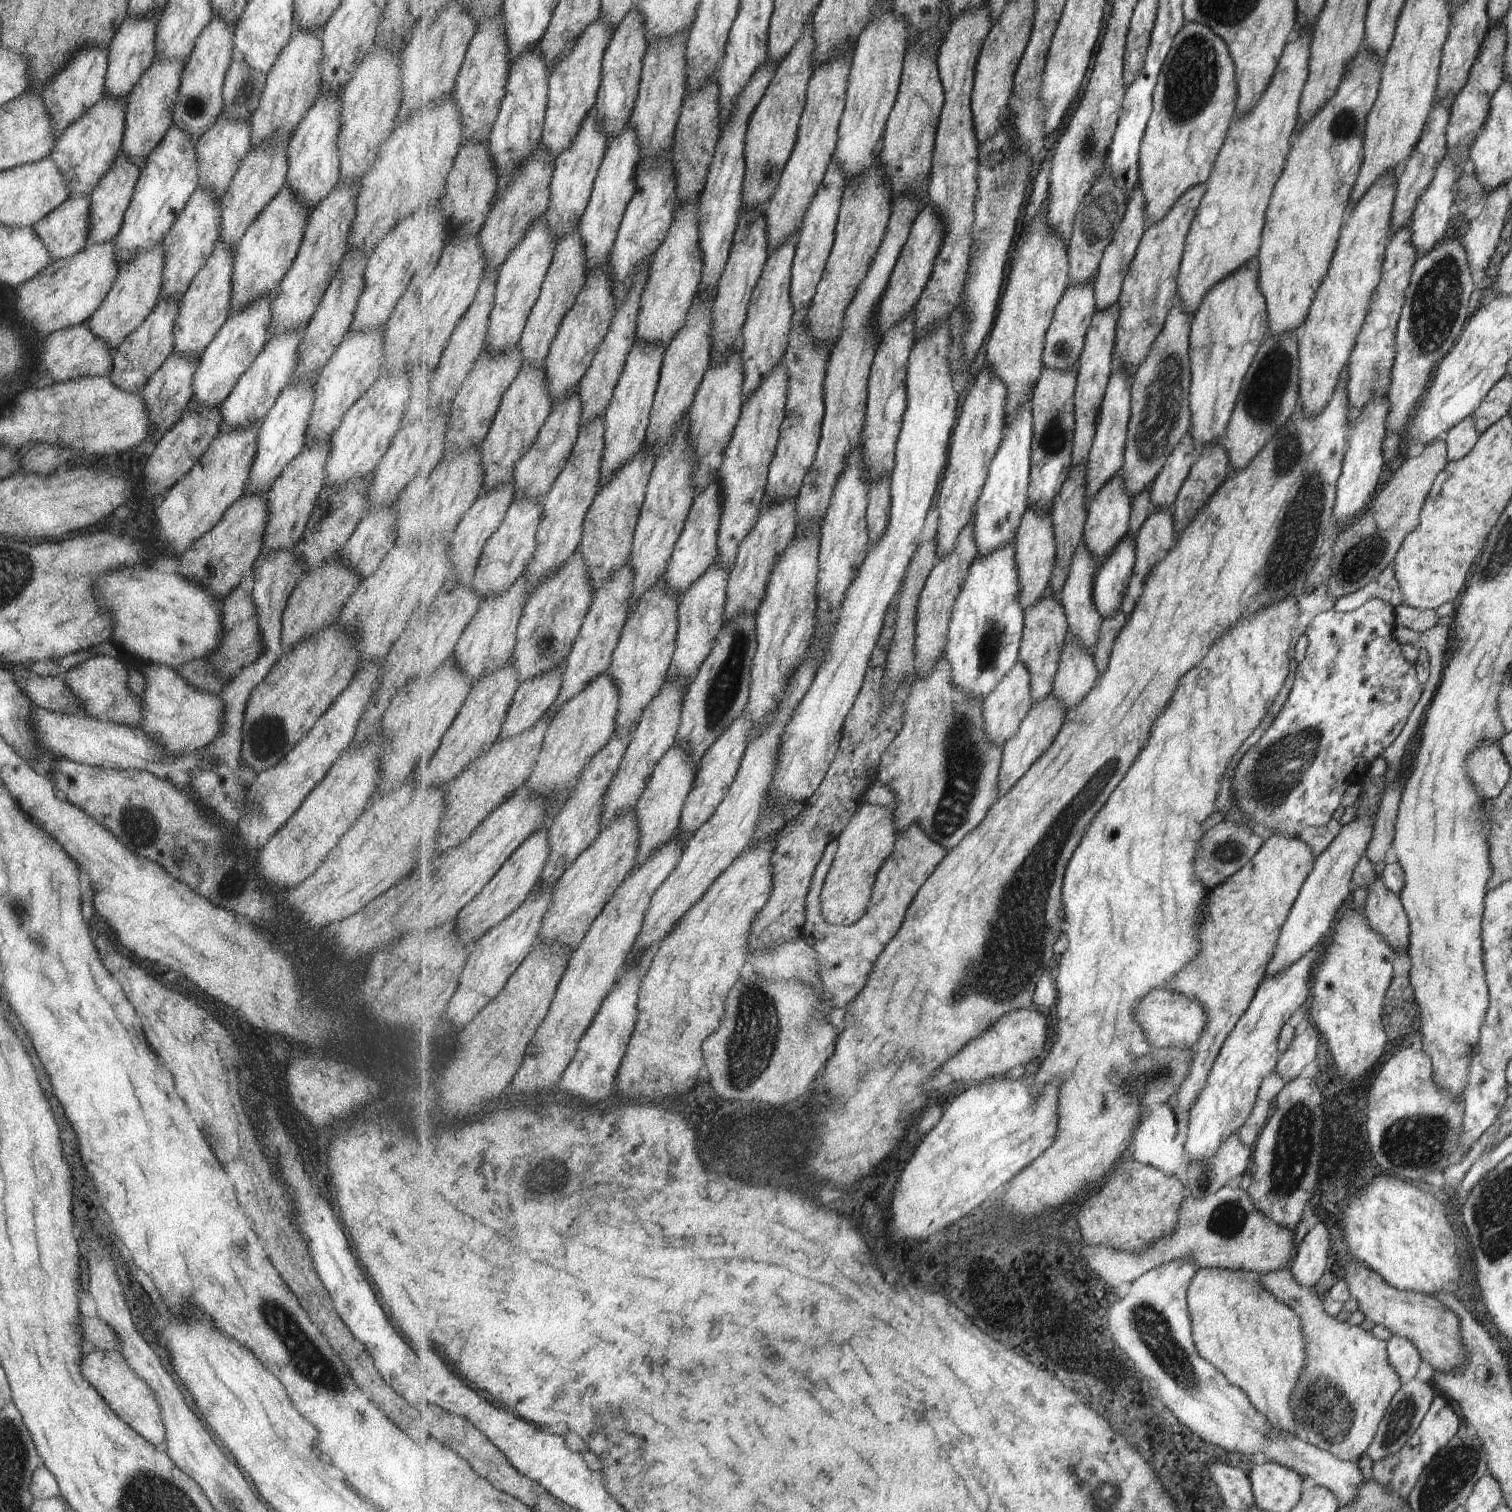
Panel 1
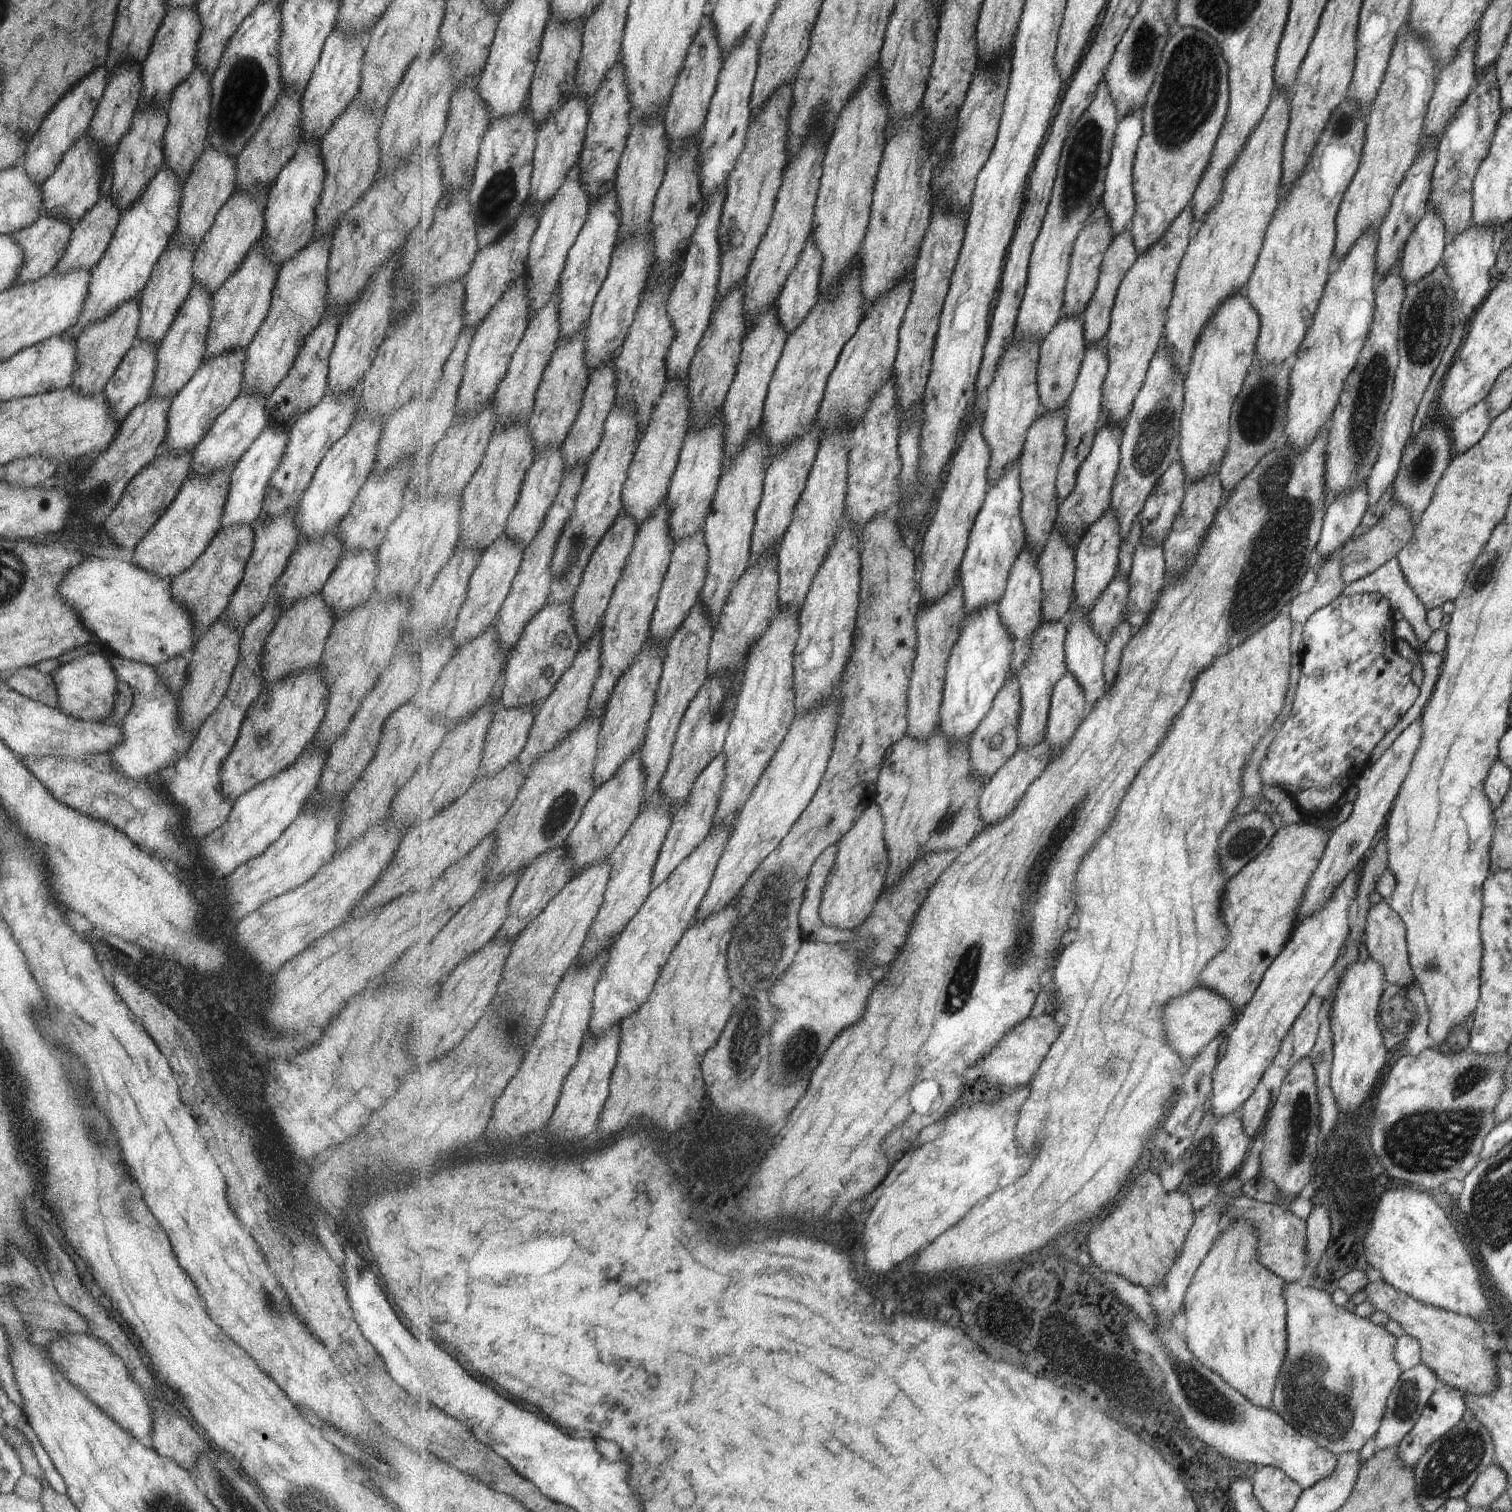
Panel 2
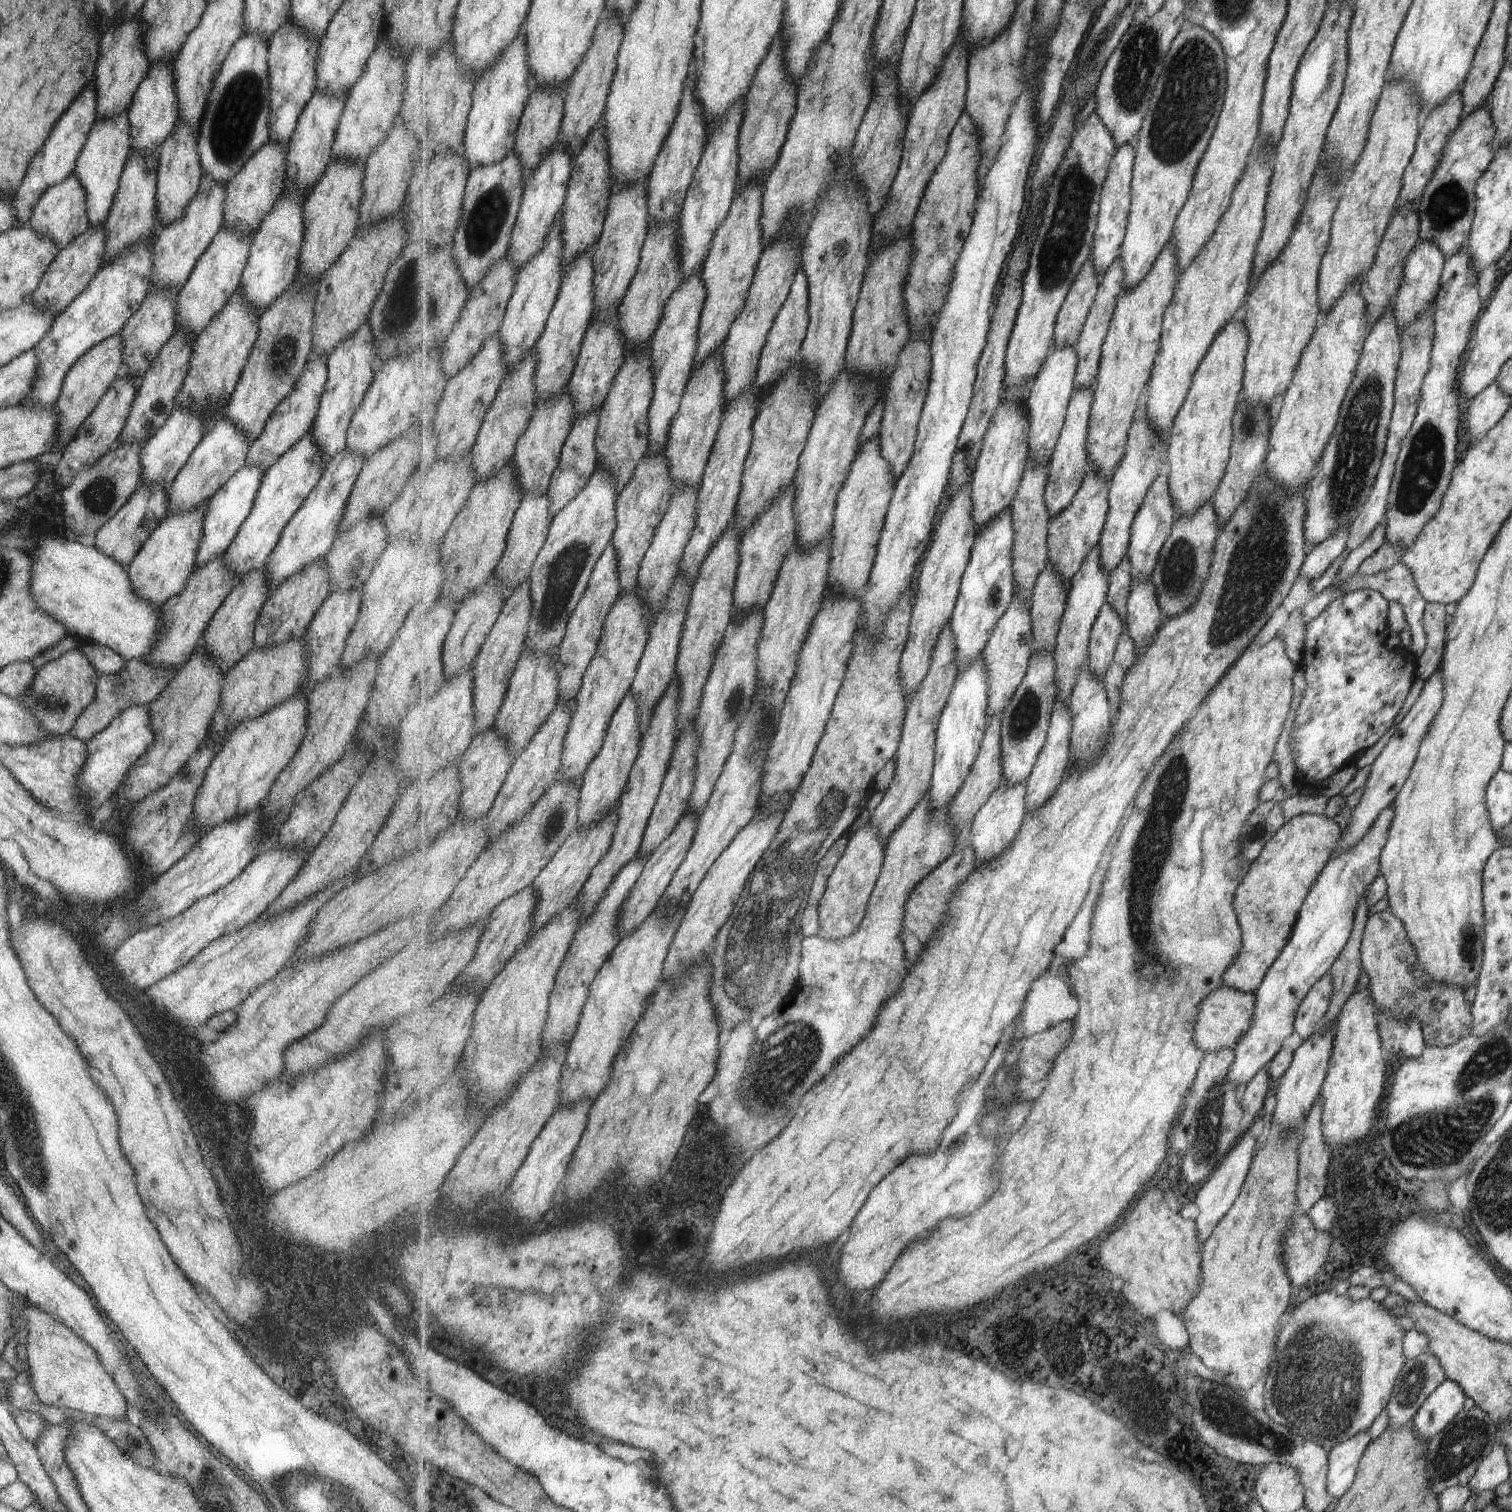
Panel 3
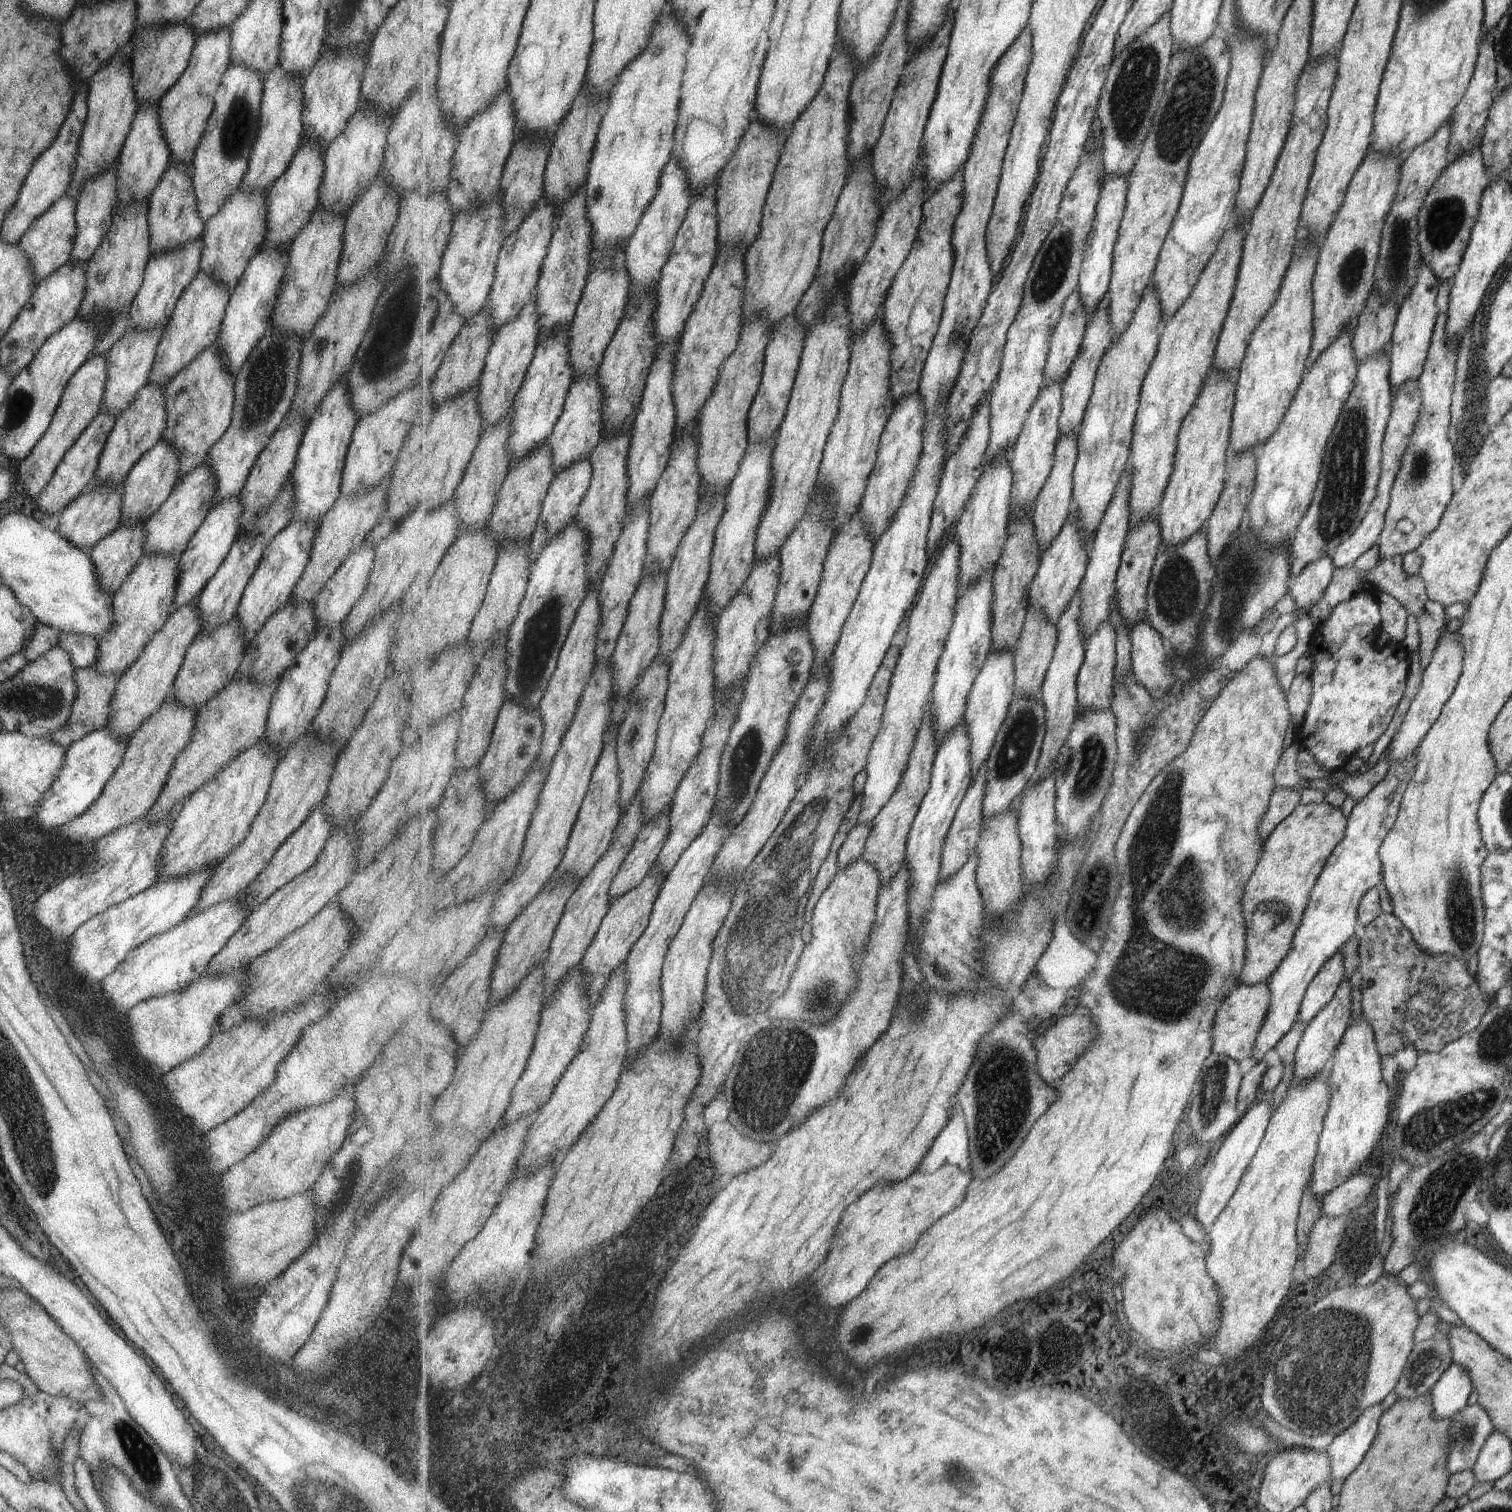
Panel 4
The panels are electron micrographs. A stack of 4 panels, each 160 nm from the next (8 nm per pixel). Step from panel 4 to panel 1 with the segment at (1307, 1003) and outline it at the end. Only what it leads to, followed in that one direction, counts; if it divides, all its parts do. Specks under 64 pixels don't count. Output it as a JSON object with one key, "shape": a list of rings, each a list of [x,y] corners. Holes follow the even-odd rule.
{"shape":[[[1307,1016],[1295,1026],[1287,1050],[1278,1055],[1276,1060],[1275,1072],[1280,1074],[1284,1083],[1297,1077],[1301,1068],[1316,1058],[1319,1045],[1318,1033]]]}

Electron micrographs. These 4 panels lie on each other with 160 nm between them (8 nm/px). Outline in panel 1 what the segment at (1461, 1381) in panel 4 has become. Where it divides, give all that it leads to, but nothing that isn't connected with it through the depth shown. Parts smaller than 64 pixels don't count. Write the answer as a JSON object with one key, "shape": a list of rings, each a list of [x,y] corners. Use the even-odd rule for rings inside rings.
{"shape":[[[1441,1396],[1433,1397],[1427,1412],[1419,1421],[1417,1428],[1399,1447],[1399,1450],[1395,1454],[1372,1462],[1371,1474],[1373,1480],[1387,1487],[1388,1491],[1401,1497],[1406,1502],[1406,1496],[1409,1494],[1411,1488],[1413,1488],[1423,1467],[1435,1456],[1435,1452],[1439,1448],[1443,1448],[1451,1440],[1451,1437],[1457,1432],[1457,1427],[1461,1421],[1460,1415],[1453,1412],[1452,1407],[1448,1405],[1446,1400]]]}

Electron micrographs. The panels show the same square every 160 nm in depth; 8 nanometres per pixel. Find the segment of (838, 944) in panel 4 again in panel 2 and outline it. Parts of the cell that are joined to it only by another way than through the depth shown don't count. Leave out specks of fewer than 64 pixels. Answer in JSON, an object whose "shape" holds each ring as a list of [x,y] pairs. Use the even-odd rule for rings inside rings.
{"shape":[[[869,803],[863,816],[837,846],[836,863],[828,876],[822,896],[821,920],[838,929],[855,931],[863,926],[874,911],[873,907],[885,890],[885,872],[890,868],[886,819],[880,805]]]}

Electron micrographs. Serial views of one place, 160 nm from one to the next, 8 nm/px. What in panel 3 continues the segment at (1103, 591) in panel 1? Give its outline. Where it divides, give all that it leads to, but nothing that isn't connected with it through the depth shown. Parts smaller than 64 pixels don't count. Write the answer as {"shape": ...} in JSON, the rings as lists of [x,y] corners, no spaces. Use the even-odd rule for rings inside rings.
{"shape":[[[1107,602],[1094,625],[1088,657],[1089,666],[1097,676],[1104,678],[1107,674],[1116,657],[1121,634],[1125,630],[1121,614],[1113,608],[1113,604]]]}

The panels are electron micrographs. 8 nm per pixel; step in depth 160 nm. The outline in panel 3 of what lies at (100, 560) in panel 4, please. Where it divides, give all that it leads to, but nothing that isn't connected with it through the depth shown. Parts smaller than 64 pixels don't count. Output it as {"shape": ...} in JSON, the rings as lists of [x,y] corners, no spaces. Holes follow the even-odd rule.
{"shape":[[[137,486],[133,494],[125,501],[117,512],[102,524],[94,534],[94,547],[122,567],[126,567],[141,545],[149,538],[151,531],[168,514],[169,498],[167,498],[166,487]]]}

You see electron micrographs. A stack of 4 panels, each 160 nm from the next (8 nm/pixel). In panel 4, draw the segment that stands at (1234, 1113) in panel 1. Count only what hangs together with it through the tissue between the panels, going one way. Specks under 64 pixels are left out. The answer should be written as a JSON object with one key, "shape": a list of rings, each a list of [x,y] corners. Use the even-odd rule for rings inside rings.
{"shape":[[[1413,752],[1413,755],[1407,756],[1406,759],[1391,763],[1386,770],[1383,780],[1373,786],[1350,810],[1349,816],[1346,818],[1343,838],[1335,845],[1335,848],[1333,848],[1325,859],[1325,864],[1323,864],[1317,880],[1310,890],[1307,906],[1303,910],[1297,930],[1292,936],[1289,950],[1286,952],[1283,960],[1277,965],[1277,968],[1272,972],[1271,978],[1265,982],[1268,985],[1271,998],[1268,1000],[1267,1018],[1265,1018],[1263,1026],[1256,1034],[1256,1047],[1253,1047],[1252,1050],[1251,1058],[1254,1058],[1256,1062],[1261,1061],[1263,1054],[1267,1050],[1274,1048],[1279,1039],[1293,1026],[1293,1023],[1297,1022],[1297,1013],[1307,985],[1312,981],[1313,976],[1317,974],[1322,964],[1335,951],[1339,951],[1345,941],[1353,934],[1353,924],[1355,924],[1356,910],[1360,898],[1370,888],[1376,887],[1381,883],[1382,866],[1378,857],[1378,846],[1394,823],[1397,812],[1399,812],[1398,804],[1407,783],[1411,780],[1415,759],[1415,752]]]}

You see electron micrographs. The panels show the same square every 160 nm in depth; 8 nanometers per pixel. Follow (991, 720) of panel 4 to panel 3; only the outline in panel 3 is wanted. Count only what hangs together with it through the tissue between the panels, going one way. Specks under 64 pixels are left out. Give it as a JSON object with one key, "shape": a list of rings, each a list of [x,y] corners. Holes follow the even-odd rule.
{"shape":[[[1016,594],[1013,596],[1012,604],[1001,620],[985,648],[985,664],[989,664],[989,684],[991,684],[991,700],[989,700],[989,717],[1004,712],[1006,707],[1012,703],[1013,696],[1028,675],[1030,661],[1034,655],[1033,645],[1035,634],[1033,634],[1032,608],[1025,604],[1025,600]]]}

